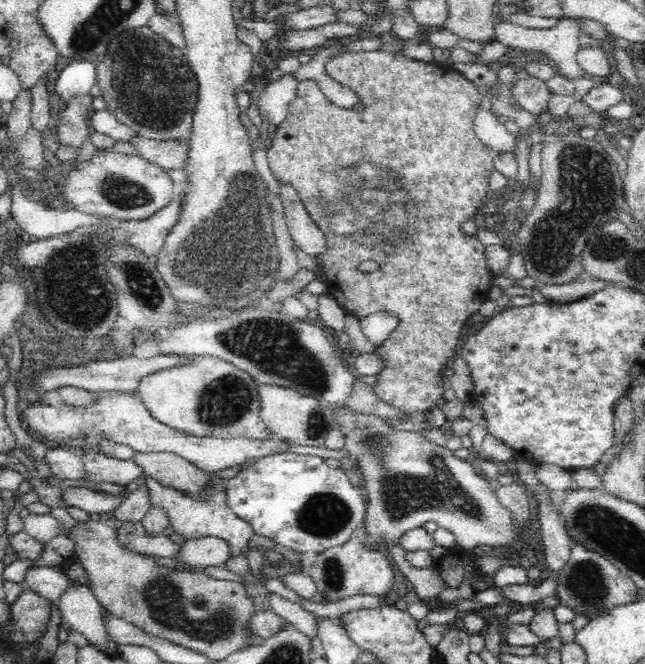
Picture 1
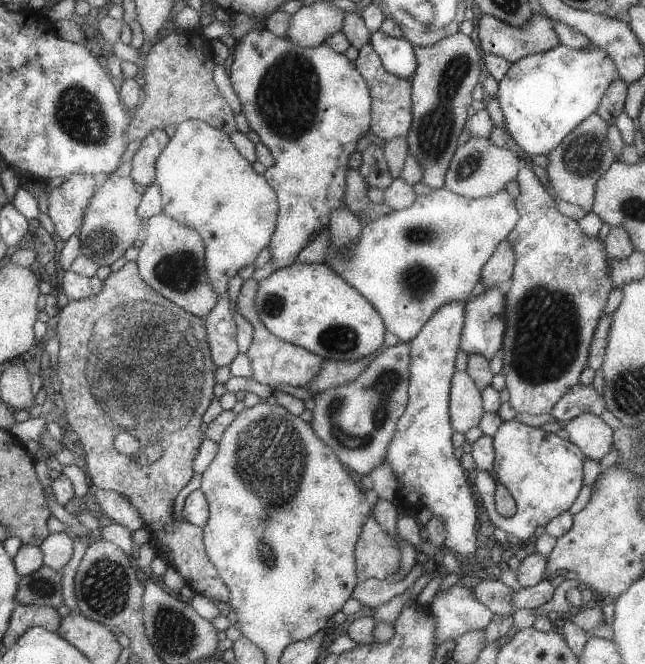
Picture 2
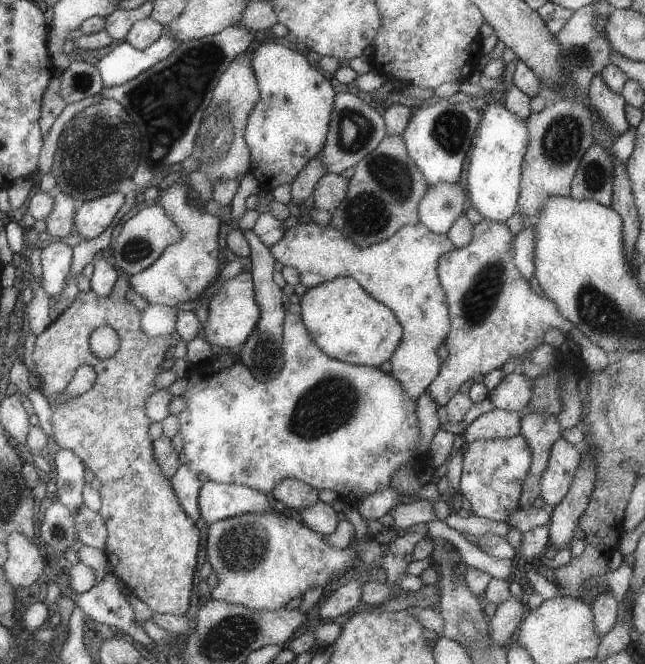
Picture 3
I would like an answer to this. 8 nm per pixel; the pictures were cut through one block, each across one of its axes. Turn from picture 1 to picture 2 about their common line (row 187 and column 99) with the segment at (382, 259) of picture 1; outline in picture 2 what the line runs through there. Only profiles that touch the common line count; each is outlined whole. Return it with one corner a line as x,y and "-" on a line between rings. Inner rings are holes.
136,261
126,262
119,268
119,270
111,271
109,276
101,283
101,292
97,296
91,296
91,298
85,298
85,300
68,300
65,306
63,305
58,314
57,324
55,326
55,335
59,342
59,351
57,354
57,371
56,375
59,377
61,386
59,392
65,402
64,406
67,409
67,423
71,430
78,436
78,440
85,452
85,470
87,470
87,481
93,483
98,489
109,490
121,494
127,498
127,502
131,502
131,506
139,512
139,518
143,520
143,527
149,534
148,543
153,546
157,551
161,552
167,562
171,564
171,567
175,569
184,580
184,584
187,585
190,590
195,594
200,594
207,598
213,598
220,602
227,602
229,598
228,586
221,580
220,574
217,572
216,565
211,564
205,556
205,544
203,541
203,529
198,526
189,524
187,520
182,518
175,518
173,513
173,498
175,494
179,492
179,488
183,488
189,478
193,476
195,470
191,470
191,460
195,460
196,452
200,448
201,432
199,432
199,424
201,424
201,416
212,399
215,399
211,393
211,388
215,384
213,380
213,366
211,350
207,350
207,326
204,324
204,319
198,316
193,316
192,313
185,312
180,306
173,304
173,301
167,300
161,296
156,289
152,289
140,276
137,269
-
121,432
127,432
133,436
136,440
145,444
147,440
157,440
159,446
161,446
161,458
155,460
155,462
147,463
140,460
130,459
129,456
123,455
113,446
113,438
115,435

